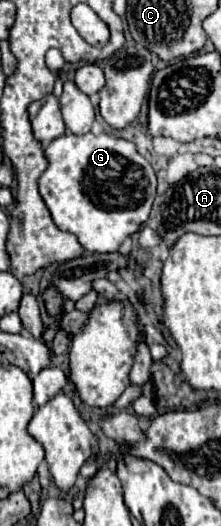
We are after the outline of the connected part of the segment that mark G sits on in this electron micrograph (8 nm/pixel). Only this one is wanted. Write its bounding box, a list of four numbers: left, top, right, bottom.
[39,133,157,253]

